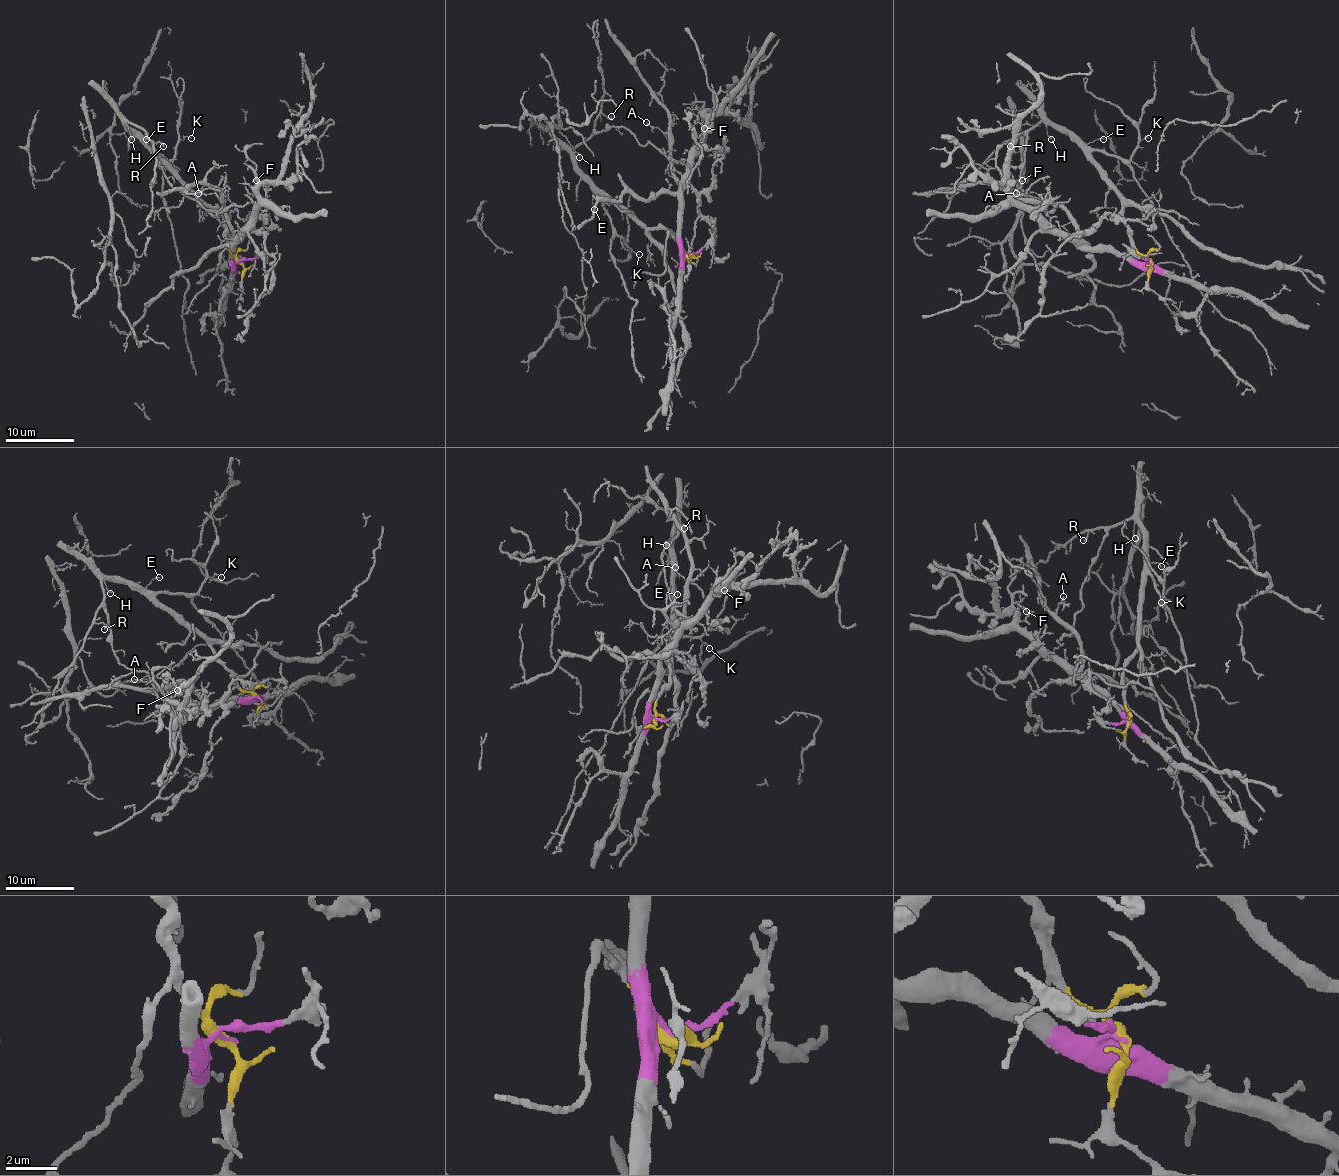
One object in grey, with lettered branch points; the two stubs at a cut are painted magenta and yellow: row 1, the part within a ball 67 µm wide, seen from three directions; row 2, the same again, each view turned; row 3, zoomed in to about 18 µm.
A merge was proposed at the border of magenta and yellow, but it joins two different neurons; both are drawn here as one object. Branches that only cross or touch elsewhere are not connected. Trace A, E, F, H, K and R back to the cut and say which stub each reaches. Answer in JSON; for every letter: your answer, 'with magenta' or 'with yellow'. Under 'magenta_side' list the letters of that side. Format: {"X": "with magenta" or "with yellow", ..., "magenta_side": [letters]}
{"A": "with magenta", "E": "with yellow", "F": "with magenta", "H": "with yellow", "K": "with yellow", "R": "with yellow", "magenta_side": ["A", "F"]}

